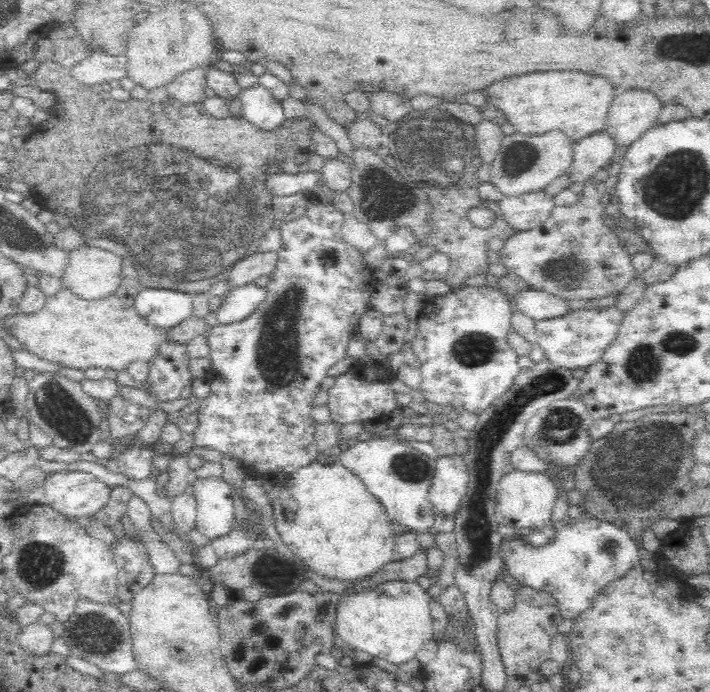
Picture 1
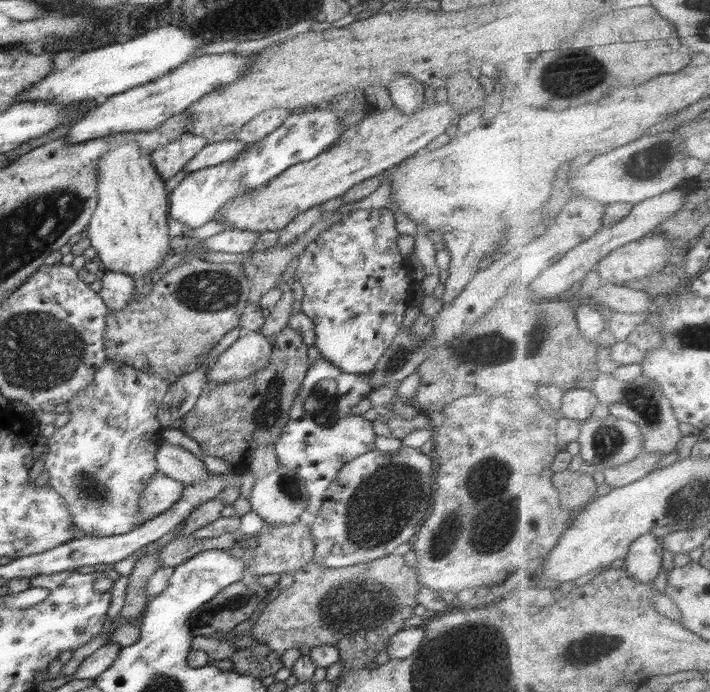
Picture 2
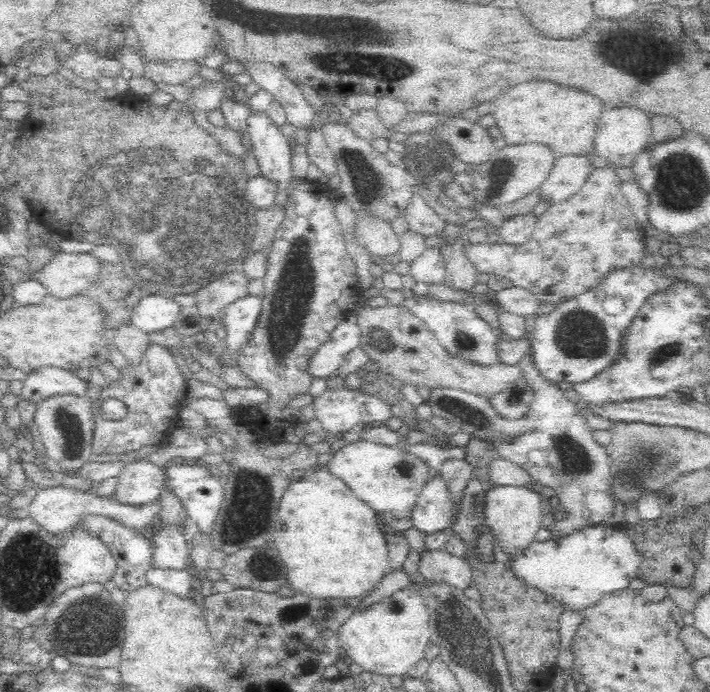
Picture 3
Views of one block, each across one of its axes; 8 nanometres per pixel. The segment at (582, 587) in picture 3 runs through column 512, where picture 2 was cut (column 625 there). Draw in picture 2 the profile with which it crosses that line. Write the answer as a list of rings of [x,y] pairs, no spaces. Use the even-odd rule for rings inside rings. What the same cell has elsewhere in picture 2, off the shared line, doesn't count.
[[[650,532],[633,544],[629,556],[620,564],[636,580],[653,585],[664,569],[665,549],[661,538]]]

